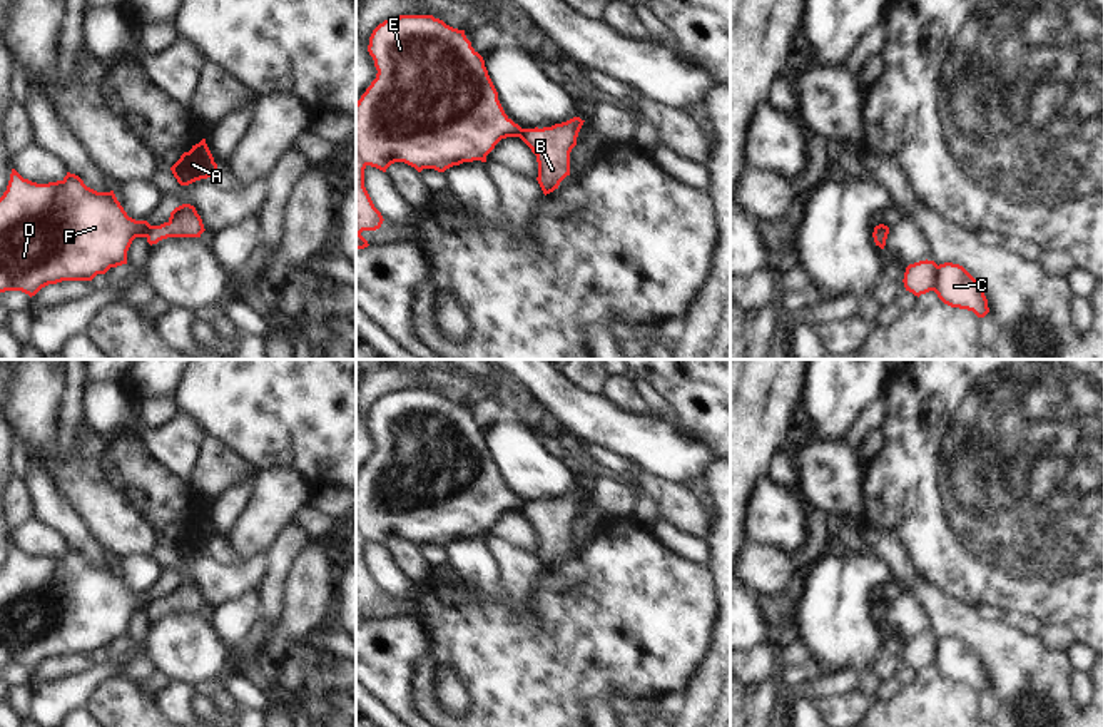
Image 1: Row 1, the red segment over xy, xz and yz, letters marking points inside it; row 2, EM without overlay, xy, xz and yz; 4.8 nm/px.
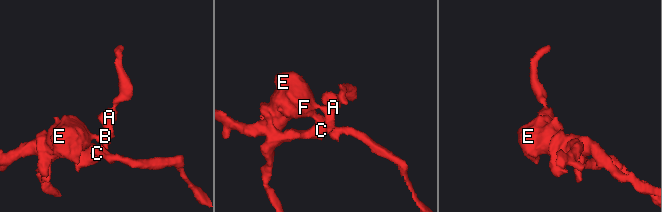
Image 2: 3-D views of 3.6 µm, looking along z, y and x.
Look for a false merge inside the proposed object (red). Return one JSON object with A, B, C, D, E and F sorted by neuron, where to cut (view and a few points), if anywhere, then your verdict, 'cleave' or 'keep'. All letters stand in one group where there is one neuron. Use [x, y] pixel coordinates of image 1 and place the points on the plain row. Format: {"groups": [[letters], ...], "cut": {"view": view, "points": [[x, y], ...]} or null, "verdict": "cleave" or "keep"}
{"groups": [["A", "B", "C"], ["D", "E", "F"]], "cut": {"view": "yz", "points": [[938, 640], [938, 654], [933, 664]]}, "verdict": "cleave"}

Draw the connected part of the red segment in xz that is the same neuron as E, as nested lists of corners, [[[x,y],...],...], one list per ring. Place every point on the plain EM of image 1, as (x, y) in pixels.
[[[399,389],[373,404],[368,426],[378,448],[356,476],[356,520],[368,540],[386,547],[391,538],[404,536],[418,547],[445,547],[463,536],[486,536],[486,530],[501,513],[523,508],[523,503],[505,488],[485,435],[471,421],[465,404],[453,403],[433,389]]]

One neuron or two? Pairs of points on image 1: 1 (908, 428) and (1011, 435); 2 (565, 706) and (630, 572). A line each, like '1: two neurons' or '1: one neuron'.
1: one neuron
2: one neuron

